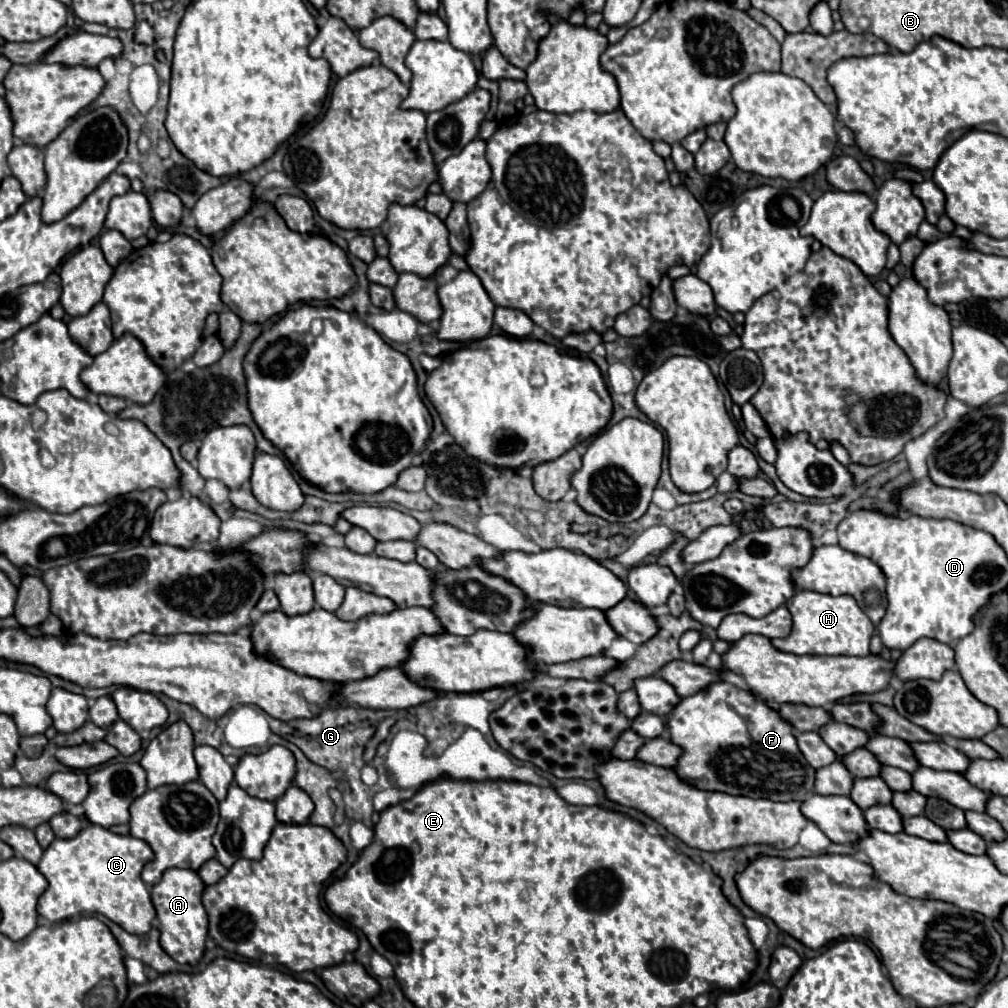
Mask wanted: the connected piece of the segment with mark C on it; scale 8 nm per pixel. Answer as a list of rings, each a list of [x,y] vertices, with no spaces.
[[[87,825],[71,839],[53,839],[53,845],[43,851],[37,865],[49,881],[49,887],[37,901],[37,913],[49,921],[63,921],[81,913],[101,913],[127,933],[143,935],[155,919],[149,889],[141,879],[141,869],[149,859],[153,859],[149,843],[131,835],[111,833],[99,825]]]

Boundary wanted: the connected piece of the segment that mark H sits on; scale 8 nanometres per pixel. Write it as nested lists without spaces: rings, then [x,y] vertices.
[[[799,589],[785,607],[793,615],[793,631],[785,639],[773,639],[771,643],[779,651],[795,655],[869,655],[869,641],[875,633],[871,619],[859,609],[857,601],[849,595],[823,595],[807,589]]]

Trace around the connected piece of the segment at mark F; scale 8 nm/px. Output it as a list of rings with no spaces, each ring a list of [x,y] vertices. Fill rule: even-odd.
[[[727,681],[711,683],[697,695],[681,699],[673,713],[665,717],[665,725],[669,729],[671,741],[683,749],[683,755],[675,771],[681,779],[695,785],[697,789],[723,791],[729,795],[745,797],[763,797],[771,801],[805,801],[815,791],[815,769],[809,765],[809,761],[805,761],[803,753],[797,749],[797,739],[789,721],[785,721],[765,701],[757,701],[753,693],[739,689]]]

